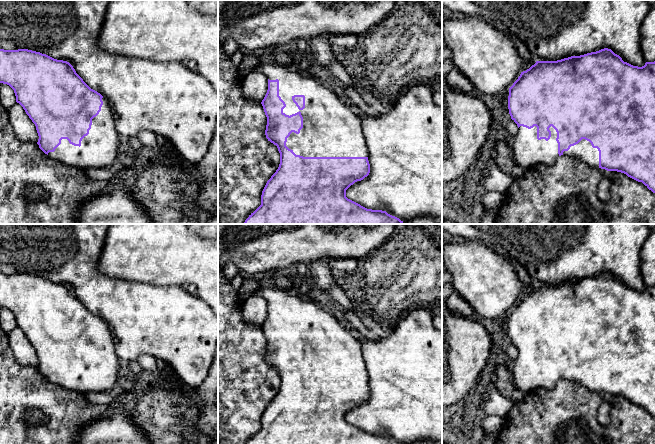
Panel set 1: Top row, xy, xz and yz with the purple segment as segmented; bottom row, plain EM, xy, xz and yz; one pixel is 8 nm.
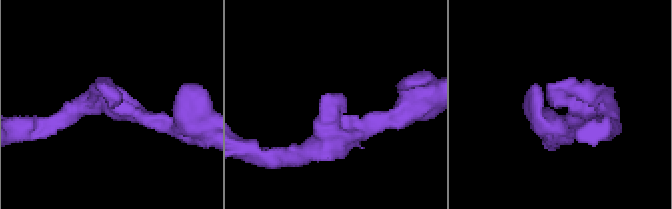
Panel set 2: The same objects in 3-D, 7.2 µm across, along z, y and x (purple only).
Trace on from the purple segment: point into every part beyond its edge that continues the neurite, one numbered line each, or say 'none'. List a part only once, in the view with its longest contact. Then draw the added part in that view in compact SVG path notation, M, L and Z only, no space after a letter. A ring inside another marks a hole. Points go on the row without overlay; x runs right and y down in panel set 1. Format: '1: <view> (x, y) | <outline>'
1: xz (331, 352) | M266 286L259 288L258 295L269 304L279 304L279 320L285 326L283 337L301 336L303 352L299 358L292 356L286 370L303 381L368 381L368 372L362 356L361 344L340 316L324 305L298 298L294 292ZM294 319L305 320L305 332L299 334L293 326Z

